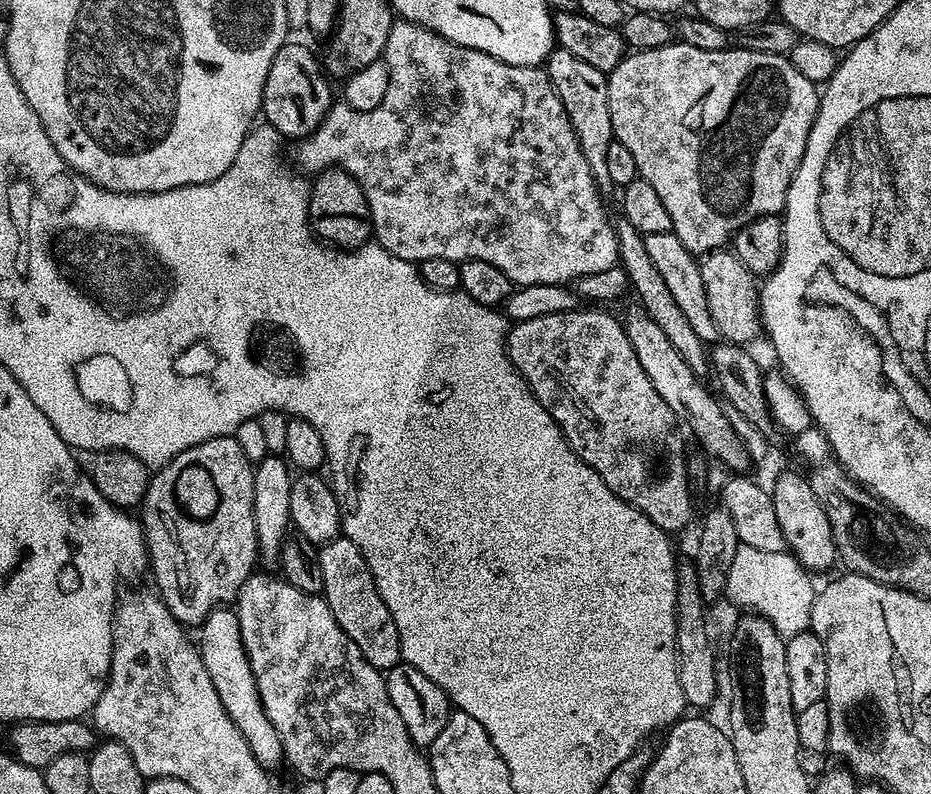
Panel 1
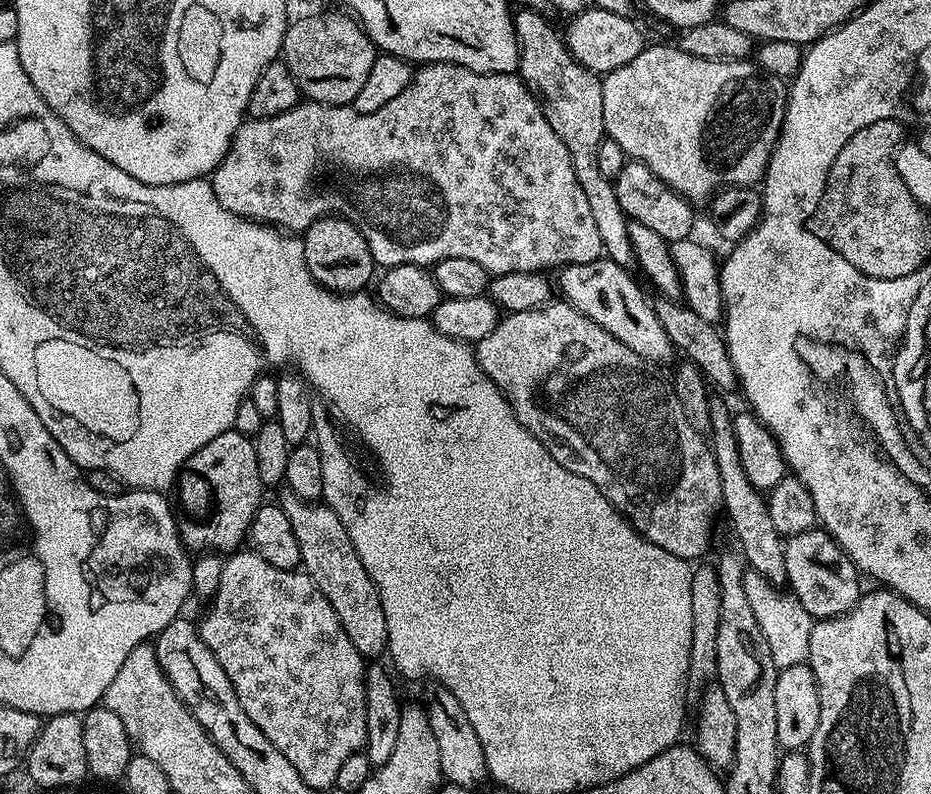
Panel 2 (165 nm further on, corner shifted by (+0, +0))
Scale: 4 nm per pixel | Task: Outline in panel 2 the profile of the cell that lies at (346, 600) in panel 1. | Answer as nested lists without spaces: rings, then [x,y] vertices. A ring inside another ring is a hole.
[[[287,490],[281,492],[278,503],[282,510],[286,510],[290,526],[294,526],[303,571],[307,572],[318,590],[322,590],[326,602],[334,606],[334,614],[338,614],[342,630],[346,630],[350,642],[354,642],[354,650],[365,658],[383,657],[388,651],[388,635],[382,598],[370,574],[366,574],[366,566],[362,566],[358,550],[354,550],[354,542],[350,542],[350,534],[346,534],[342,518],[338,518],[338,514],[334,514],[334,510],[323,502],[303,500]]]

